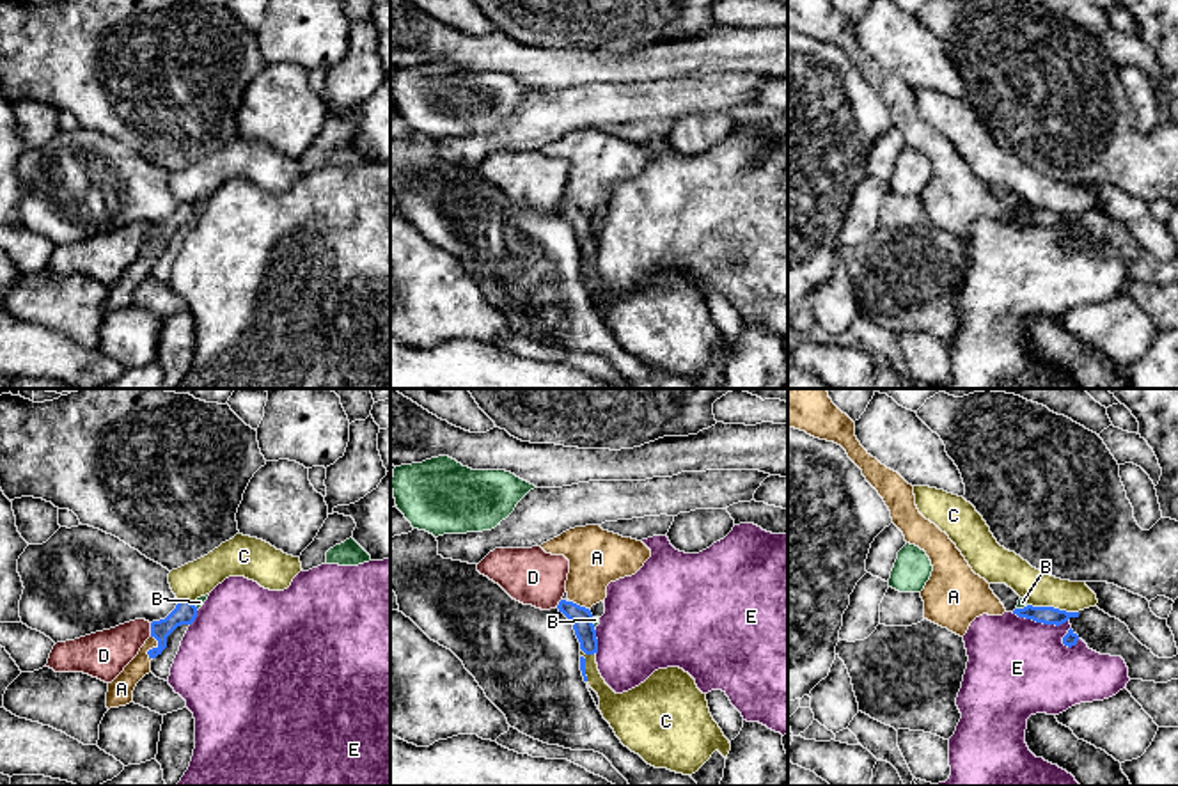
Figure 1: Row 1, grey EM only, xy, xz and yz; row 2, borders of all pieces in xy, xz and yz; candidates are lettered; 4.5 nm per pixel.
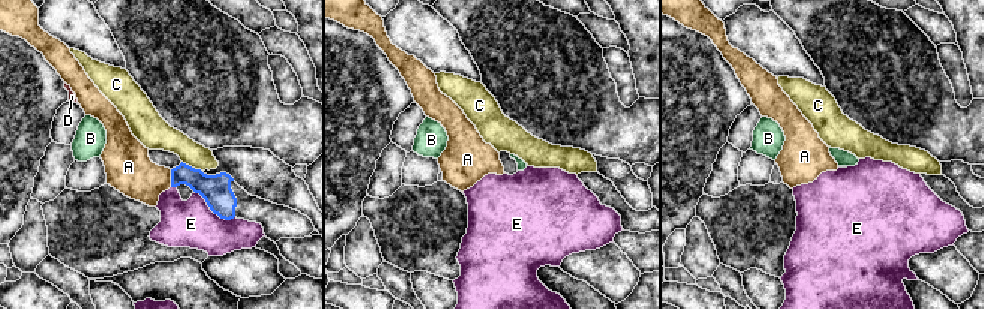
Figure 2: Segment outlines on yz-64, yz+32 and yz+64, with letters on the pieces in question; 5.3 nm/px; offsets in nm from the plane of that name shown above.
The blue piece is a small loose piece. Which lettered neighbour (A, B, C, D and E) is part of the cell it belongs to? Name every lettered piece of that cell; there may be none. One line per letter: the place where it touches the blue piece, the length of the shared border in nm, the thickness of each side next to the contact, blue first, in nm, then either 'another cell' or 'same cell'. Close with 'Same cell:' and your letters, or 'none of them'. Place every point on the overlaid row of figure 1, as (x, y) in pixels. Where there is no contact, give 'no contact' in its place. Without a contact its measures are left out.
A: contact xy (153, 648); length 110 nm; calibres 110 and 110 nm; same cell
B: contact yz (1024, 607); length 60 nm; calibres 80 and 40 nm; another cell
C: contact yz (1052, 607); length 240 nm; calibres 80 and 160 nm; another cell
D: contact xy (151, 630); length 60 nm; calibres 110 and 220 nm; another cell
E: contact yz (1040, 621); length 260 nm; calibres 80 and 460 nm; another cell
Same cell: A

